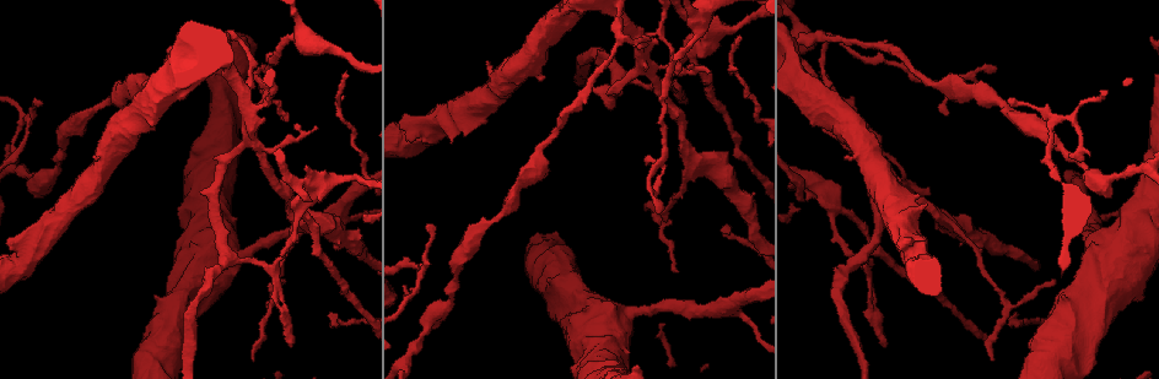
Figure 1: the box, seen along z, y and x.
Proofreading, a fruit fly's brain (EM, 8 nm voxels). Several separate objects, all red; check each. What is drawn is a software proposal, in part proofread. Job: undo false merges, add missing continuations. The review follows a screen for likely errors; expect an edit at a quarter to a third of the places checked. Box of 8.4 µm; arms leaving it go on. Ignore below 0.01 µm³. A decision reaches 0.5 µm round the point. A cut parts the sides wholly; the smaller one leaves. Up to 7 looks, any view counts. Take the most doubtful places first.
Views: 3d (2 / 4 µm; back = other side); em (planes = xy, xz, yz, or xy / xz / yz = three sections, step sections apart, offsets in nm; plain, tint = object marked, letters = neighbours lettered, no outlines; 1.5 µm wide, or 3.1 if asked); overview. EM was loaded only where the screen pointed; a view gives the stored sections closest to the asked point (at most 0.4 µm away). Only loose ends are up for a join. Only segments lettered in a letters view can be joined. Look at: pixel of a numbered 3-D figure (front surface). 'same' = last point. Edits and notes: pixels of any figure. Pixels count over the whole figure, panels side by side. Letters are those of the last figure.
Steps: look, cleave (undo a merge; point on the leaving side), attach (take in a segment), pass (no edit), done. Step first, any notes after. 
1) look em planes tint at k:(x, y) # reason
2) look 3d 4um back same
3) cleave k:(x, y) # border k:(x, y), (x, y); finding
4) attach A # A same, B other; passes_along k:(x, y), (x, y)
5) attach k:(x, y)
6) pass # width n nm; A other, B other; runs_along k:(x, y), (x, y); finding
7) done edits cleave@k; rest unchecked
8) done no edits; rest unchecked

look 3d 2um at 1:(273, 270)

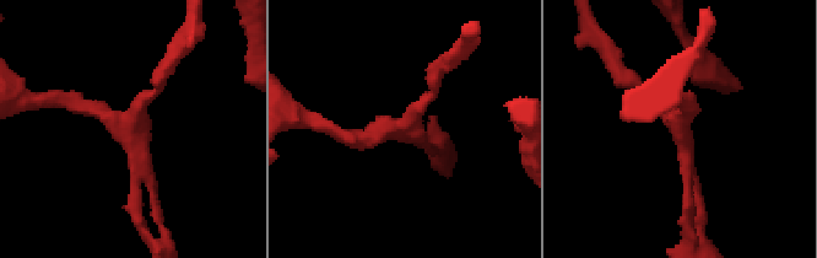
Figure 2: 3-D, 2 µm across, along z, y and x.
look em planes letters at 2:(677, 126) # arms 3

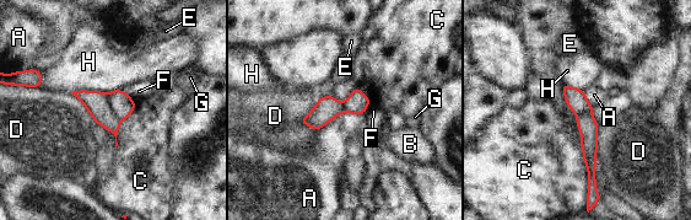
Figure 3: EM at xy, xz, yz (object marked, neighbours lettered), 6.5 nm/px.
cleave 3:(122, 105) # A other, B other, C other, D other, E other, F other, G other, H other; border 3:(107, 94), (109, 107), (119, 121); two cells meet here

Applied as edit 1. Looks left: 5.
look overview

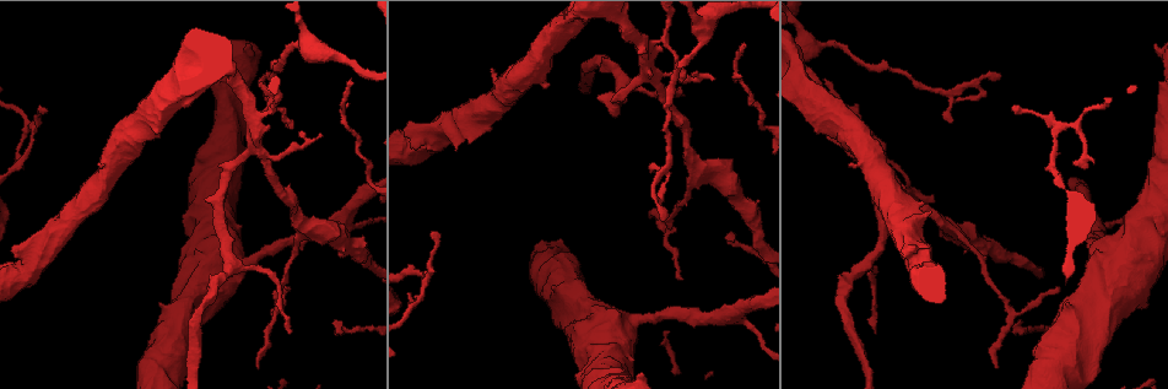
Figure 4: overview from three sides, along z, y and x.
look em planes letters at 4:(289, 125)

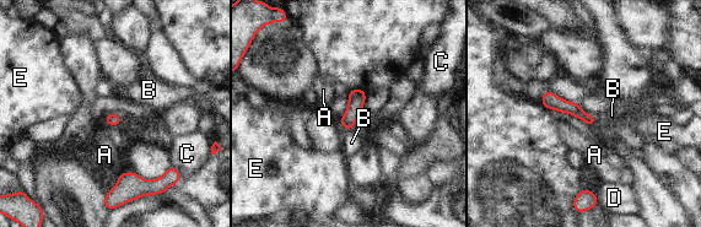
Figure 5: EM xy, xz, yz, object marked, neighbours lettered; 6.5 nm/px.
pass # longest_contact A 80 nm; A other, B other, C other, D other, E other; none of them fits

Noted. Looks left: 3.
done edits cleave@3; rest unchecked

